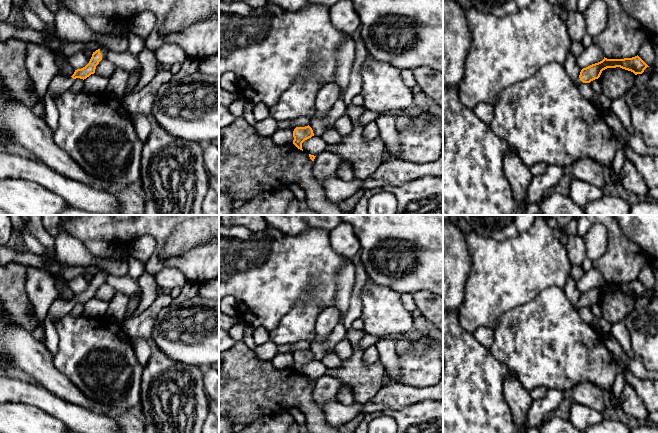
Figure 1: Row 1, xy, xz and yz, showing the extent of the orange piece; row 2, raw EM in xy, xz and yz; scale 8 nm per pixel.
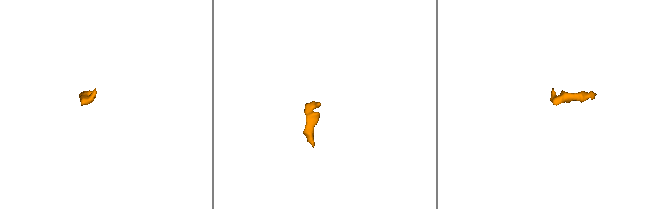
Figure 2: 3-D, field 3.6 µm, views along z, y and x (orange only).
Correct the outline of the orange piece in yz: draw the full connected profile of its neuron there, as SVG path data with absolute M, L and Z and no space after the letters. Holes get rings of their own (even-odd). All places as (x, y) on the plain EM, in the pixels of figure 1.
M638 279L624 283L607 283L604 281L602 285L583 292L578 303L573 307L576 311L582 307L590 307L591 305L598 303L603 294L616 291L631 295L637 299L642 298L649 290Z

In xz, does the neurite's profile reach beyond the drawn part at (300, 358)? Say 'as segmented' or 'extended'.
extended

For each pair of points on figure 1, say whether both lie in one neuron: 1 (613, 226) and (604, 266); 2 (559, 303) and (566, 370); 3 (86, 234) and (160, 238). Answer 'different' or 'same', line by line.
1: same
2: same
3: same

